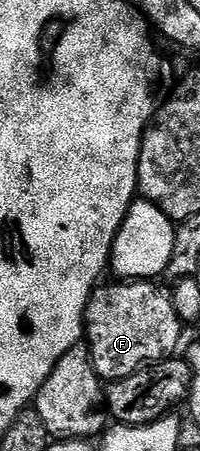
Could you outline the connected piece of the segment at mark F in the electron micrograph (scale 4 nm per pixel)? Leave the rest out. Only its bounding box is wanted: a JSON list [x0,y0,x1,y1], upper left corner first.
[84,279,184,381]

